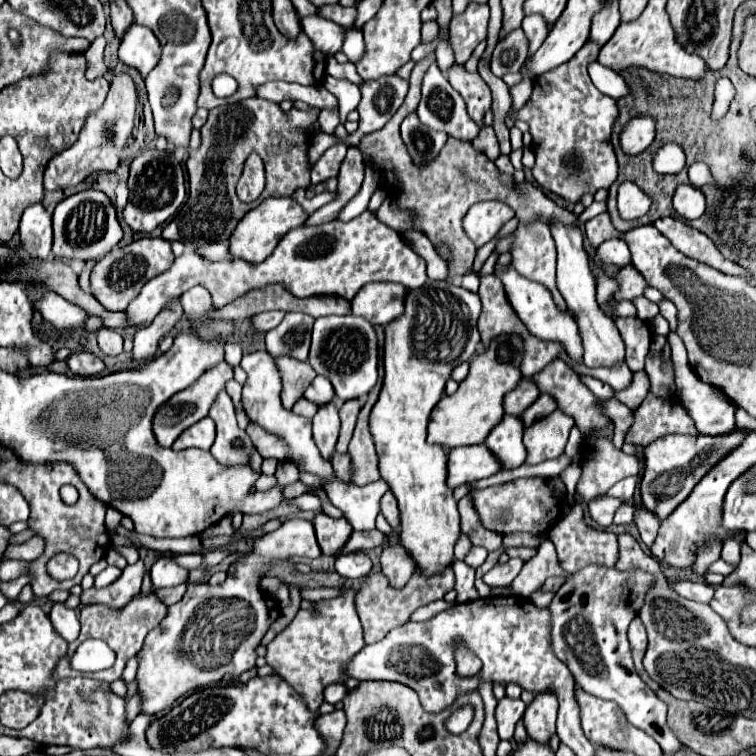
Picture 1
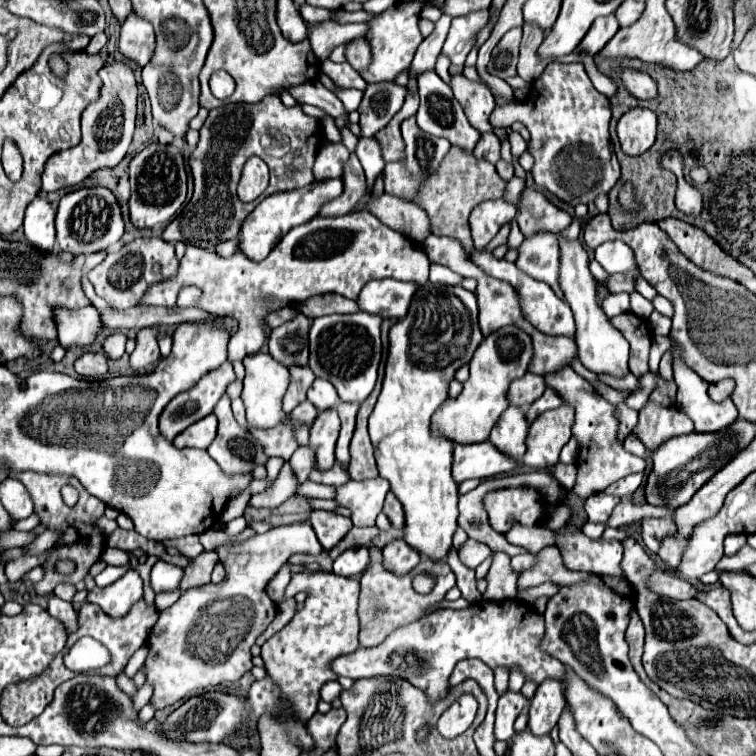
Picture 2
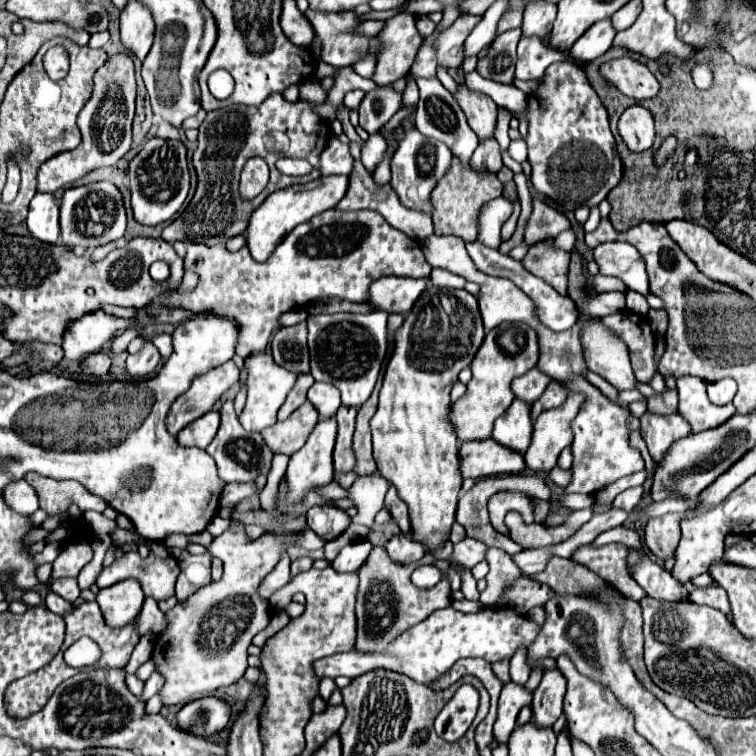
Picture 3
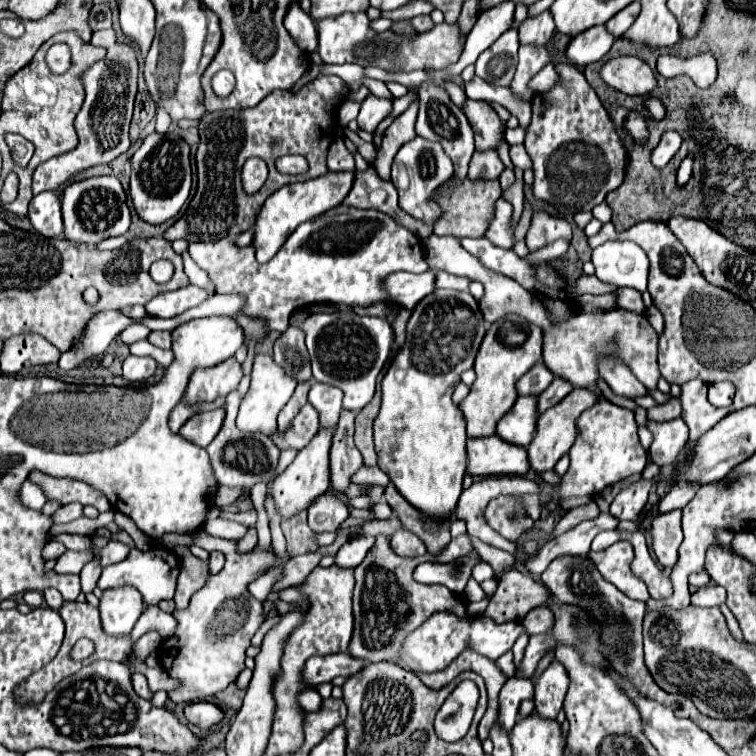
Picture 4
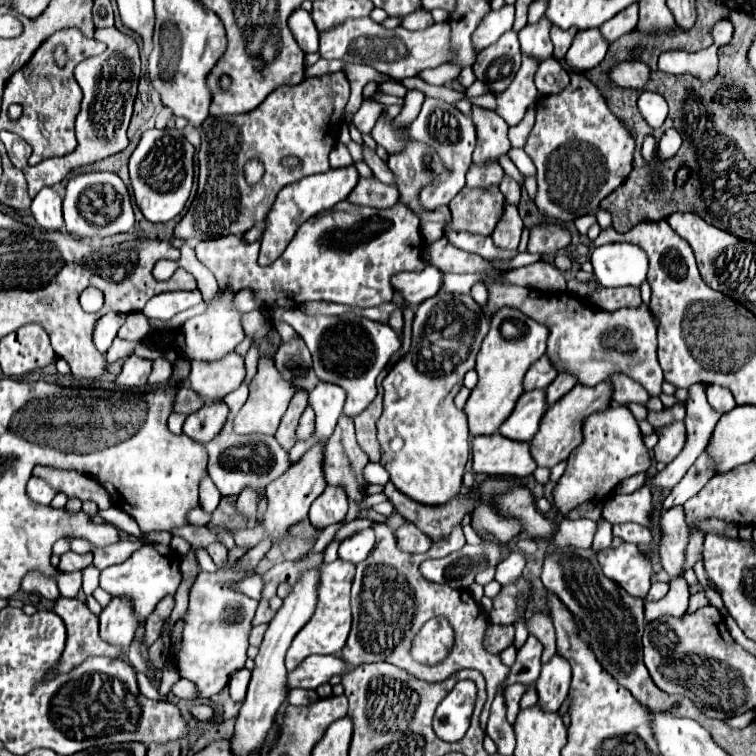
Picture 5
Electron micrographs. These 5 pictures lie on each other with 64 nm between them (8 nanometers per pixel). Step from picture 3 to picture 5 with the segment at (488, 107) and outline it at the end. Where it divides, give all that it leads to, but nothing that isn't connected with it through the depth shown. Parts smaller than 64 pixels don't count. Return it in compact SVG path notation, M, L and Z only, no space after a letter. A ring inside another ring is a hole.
M472 104L472 122L476 124L476 150L474 150L474 162L482 164L488 160L498 160L500 154L508 154L510 140L506 136L508 124L492 110L480 108Z

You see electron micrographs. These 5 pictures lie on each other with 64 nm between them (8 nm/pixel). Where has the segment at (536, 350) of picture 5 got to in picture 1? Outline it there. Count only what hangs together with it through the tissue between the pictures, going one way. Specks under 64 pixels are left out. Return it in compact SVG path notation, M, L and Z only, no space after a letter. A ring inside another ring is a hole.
M500 336L492 342L492 348L488 348L488 352L476 354L470 362L470 374L458 384L458 390L450 396L444 396L432 410L428 424L428 442L440 444L444 448L482 444L490 430L504 416L504 394L514 390L516 384L522 380L520 356L522 340L518 336Z

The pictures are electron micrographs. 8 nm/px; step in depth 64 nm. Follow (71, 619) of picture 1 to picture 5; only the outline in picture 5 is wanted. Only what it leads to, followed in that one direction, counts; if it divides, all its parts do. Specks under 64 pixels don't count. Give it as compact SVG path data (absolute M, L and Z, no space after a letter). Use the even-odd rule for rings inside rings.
M40 572L28 574L28 576L22 580L22 590L24 590L24 592L36 592L36 594L48 598L50 602L56 602L56 600L60 598L60 592L58 592L56 582L54 582L50 576L40 574Z

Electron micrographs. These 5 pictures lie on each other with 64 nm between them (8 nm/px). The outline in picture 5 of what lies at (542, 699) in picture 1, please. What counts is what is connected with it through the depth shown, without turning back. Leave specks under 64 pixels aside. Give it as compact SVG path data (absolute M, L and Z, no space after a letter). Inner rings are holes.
M554 656L548 664L542 666L534 688L538 692L538 706L544 712L558 712L570 688L568 662L562 656Z

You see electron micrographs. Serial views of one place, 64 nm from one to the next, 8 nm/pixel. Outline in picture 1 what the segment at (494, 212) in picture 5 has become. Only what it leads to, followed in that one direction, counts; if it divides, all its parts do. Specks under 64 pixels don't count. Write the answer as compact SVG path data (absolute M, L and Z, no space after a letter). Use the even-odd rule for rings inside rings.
M434 56L424 58L414 66L409 78L408 96L405 97L402 108L392 116L392 120L384 128L364 136L358 148L364 154L364 158L368 158L380 168L380 172L392 172L396 176L396 190L392 192L394 202L402 210L416 212L416 214L412 212L414 228L420 230L424 236L428 236L434 246L442 246L442 244L448 246L450 250L448 276L456 278L456 276L466 276L472 270L472 262L476 256L476 246L472 244L472 240L468 240L468 236L464 236L464 230L462 230L464 212L468 212L472 204L482 202L482 200L502 200L508 206L512 206L520 222L540 220L548 224L550 220L558 220L562 224L568 224L568 222L574 222L576 216L556 206L538 186L526 180L516 184L512 176L500 172L492 160L488 160L482 152L478 152L470 142L460 140L460 138L448 136L444 148L438 152L438 156L430 164L416 166L412 162L400 138L400 122L404 120L404 116L408 116L410 112L417 109L421 98L422 76L430 68L432 62L436 62Z

